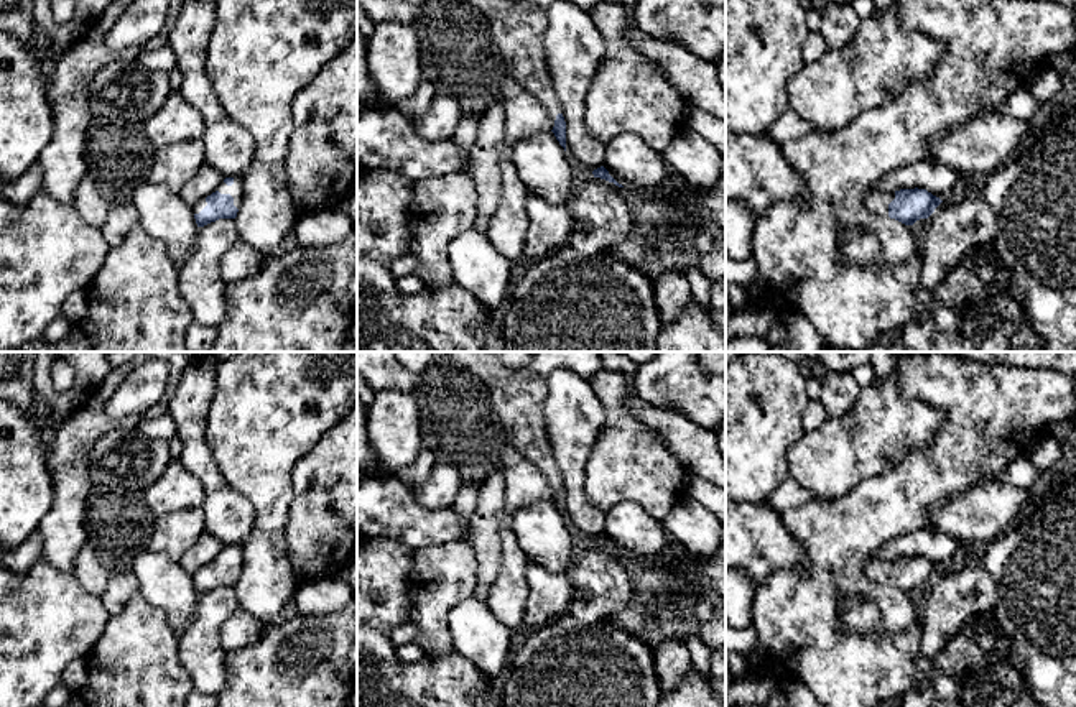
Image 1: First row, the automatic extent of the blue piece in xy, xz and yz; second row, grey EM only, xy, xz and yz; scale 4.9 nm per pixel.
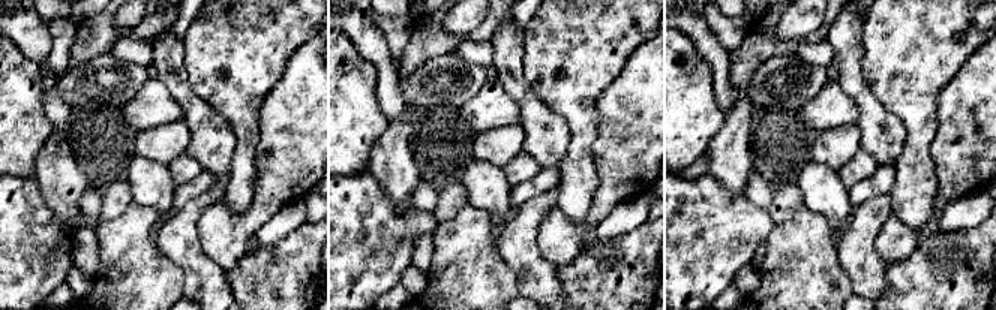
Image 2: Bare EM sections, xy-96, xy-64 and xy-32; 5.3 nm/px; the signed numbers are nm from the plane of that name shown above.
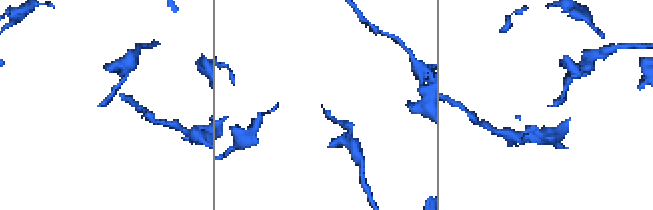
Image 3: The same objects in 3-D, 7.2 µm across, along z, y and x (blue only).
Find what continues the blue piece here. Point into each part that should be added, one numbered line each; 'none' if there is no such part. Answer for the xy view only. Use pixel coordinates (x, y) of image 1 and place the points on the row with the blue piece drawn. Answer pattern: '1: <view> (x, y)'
1: xy (236, 189)

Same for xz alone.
1: xz (519, 27)

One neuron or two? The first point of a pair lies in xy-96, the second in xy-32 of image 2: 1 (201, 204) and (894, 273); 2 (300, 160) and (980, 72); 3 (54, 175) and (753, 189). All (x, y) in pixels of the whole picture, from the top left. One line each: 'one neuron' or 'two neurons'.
1: two neurons
2: one neuron
3: two neurons

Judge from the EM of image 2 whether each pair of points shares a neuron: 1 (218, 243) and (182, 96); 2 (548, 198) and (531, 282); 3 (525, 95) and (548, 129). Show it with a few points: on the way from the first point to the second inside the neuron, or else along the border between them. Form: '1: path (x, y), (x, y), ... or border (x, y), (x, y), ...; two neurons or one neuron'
1: border (221, 198), (203, 211), (198, 220), (200, 238); two neurons
2: path (527, 219), (527, 261); one neuron
3: path (530, 104), (539, 120); one neuron

